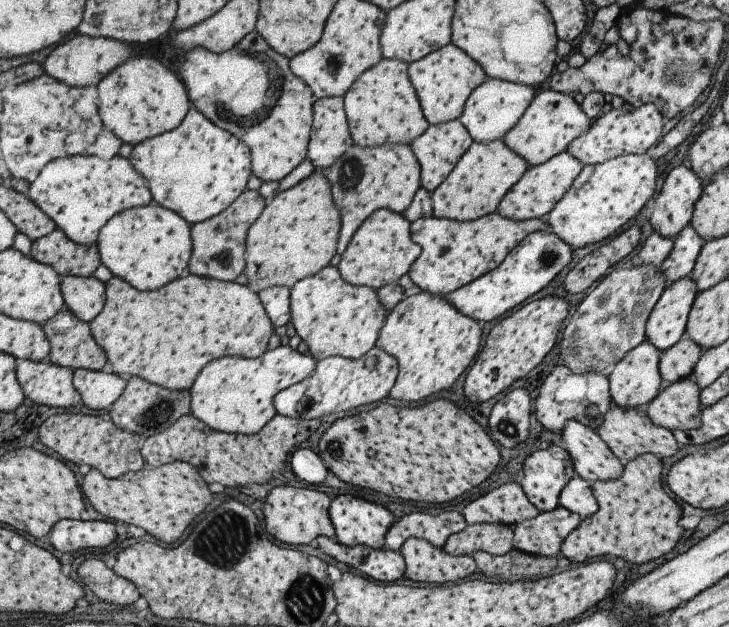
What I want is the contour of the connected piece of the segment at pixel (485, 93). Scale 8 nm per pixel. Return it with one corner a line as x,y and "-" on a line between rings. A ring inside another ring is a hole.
486,78
468,97
459,121
471,134
474,141
489,143
496,139
503,139
504,135
512,130
512,127
516,126
516,123
522,118
534,97
534,87

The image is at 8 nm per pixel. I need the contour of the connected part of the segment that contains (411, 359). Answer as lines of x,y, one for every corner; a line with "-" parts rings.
423,291
402,299
388,312
386,322
381,328
375,346
391,354
399,364
399,375
389,396
405,402
420,402
440,390
448,390
462,372
472,365
482,344
482,323
462,314
442,295
433,295

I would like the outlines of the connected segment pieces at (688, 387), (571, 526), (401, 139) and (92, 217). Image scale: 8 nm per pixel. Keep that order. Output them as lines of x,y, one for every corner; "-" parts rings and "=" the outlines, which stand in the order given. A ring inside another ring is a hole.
686,378
665,384
645,409
650,420
659,427
687,431
701,425
703,408
701,388
=
560,504
554,510
539,512
536,518
524,519
513,526
513,548
528,554
558,558
561,556
562,542
573,530
578,528
581,520
579,514
570,512
=
382,59
365,70
344,94
347,123
353,142
361,147
391,143
410,145
428,127
415,88
410,82
408,65
398,59
=
119,154
107,161
92,155
74,155
49,162
31,182
27,196
78,245
95,243
100,229
115,214
154,202
145,178

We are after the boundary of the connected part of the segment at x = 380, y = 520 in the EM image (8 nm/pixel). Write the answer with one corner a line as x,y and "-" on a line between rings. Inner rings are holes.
350,494
332,500
329,517
336,531
335,540
347,547
364,545
373,549
384,549
386,533
394,523
392,513
382,505
354,498

